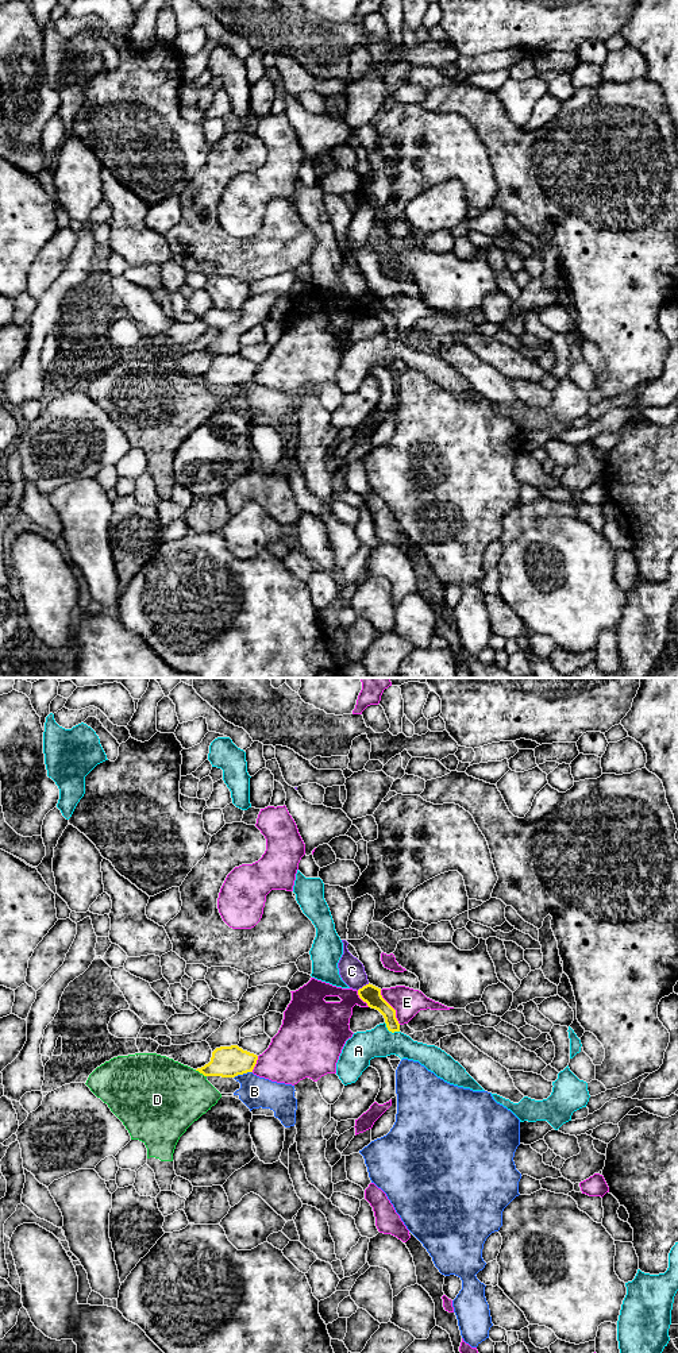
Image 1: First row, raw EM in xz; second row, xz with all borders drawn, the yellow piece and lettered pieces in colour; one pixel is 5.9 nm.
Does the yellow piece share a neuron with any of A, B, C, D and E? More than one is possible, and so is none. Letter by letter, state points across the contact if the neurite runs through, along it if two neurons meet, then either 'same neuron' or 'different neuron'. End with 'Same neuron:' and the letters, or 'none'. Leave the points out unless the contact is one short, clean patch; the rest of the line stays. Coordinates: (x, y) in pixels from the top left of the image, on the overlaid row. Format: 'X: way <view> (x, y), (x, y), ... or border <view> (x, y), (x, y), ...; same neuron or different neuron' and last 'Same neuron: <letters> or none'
A: different neuron
B: different neuron
C: border xz (369, 983), (357, 990); different neuron
D: different neuron
E: different neuron
Same neuron: none

